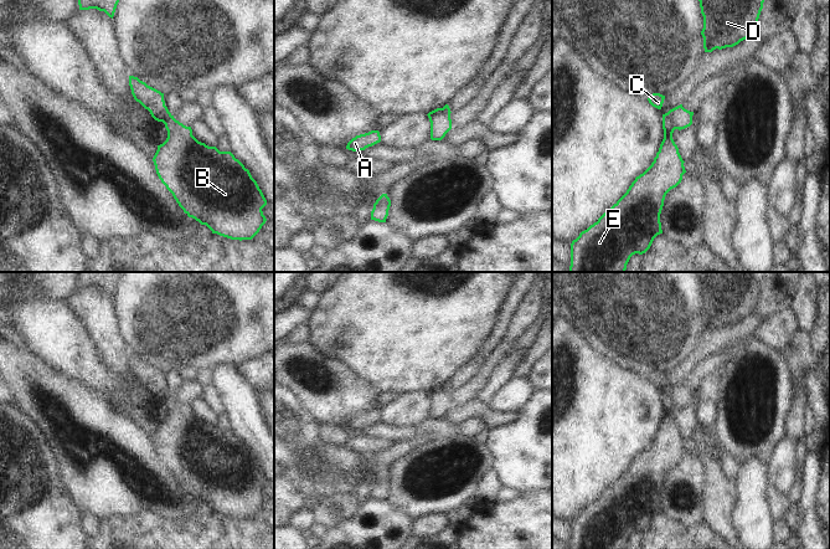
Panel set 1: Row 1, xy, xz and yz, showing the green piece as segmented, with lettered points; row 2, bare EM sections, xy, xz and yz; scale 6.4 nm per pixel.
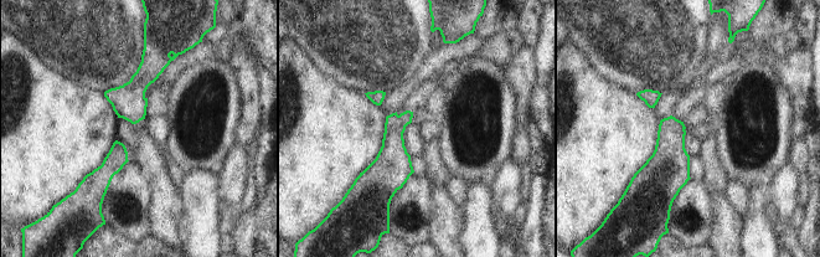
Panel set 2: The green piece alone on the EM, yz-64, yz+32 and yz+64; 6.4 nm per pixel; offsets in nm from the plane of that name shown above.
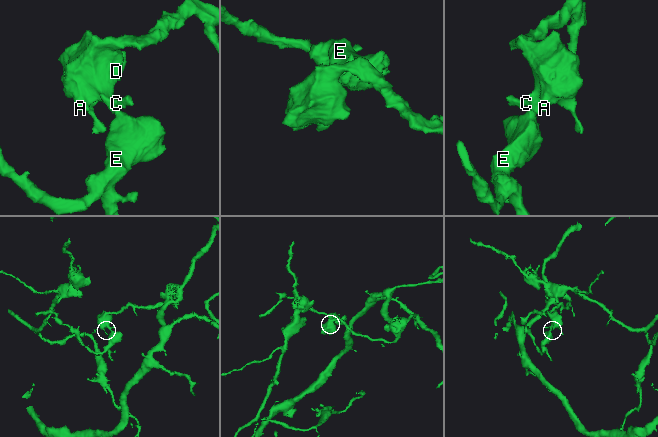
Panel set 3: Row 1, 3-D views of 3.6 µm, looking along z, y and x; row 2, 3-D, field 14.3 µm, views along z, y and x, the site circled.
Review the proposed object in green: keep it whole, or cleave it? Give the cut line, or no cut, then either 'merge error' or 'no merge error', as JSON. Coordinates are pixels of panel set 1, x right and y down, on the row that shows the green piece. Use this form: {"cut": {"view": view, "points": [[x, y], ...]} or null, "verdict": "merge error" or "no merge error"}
{"cut": {"view": "yz", "points": [[668, 112], [671, 123], [676, 128]]}, "verdict": "merge error"}

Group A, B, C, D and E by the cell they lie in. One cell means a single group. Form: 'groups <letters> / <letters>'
groups A C D / B E

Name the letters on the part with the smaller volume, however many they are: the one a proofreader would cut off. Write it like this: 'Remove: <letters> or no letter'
Remove: B, E

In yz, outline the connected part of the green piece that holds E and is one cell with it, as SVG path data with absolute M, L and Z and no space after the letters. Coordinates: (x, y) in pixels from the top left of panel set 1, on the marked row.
M663 114L664 139L659 152L651 165L631 183L627 193L608 209L597 222L582 231L579 236L571 243L571 266L569 272L625 272L630 257L635 253L645 253L654 238L663 234L660 214L664 206L666 194L676 188L682 175L686 173L684 160L679 153L679 148L672 139L672 133L676 129L671 122L670 114Z

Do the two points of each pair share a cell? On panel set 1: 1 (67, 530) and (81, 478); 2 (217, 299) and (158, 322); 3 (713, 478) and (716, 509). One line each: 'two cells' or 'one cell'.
1: two cells
2: one cell
3: one cell

